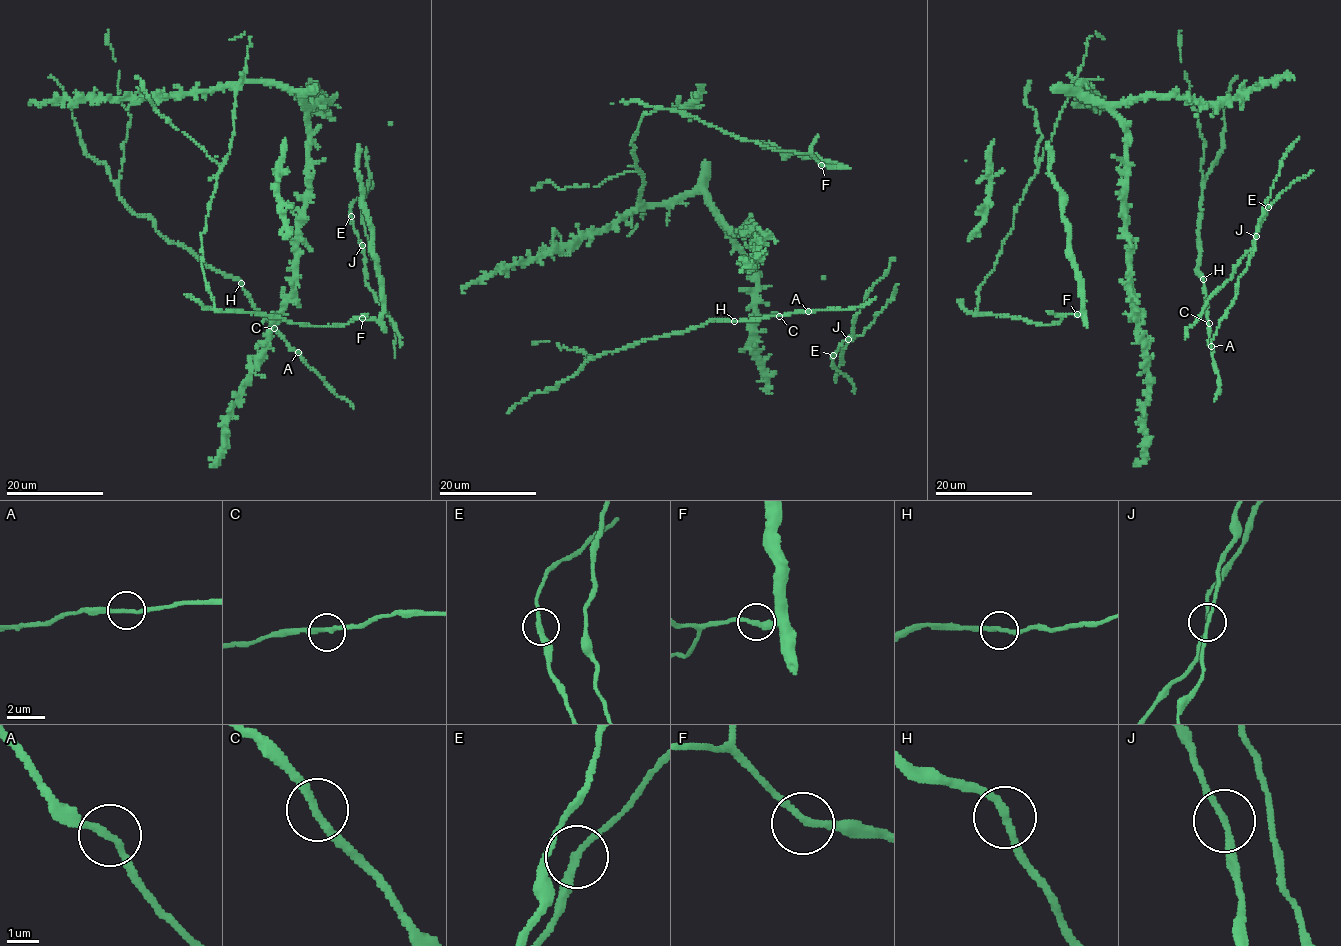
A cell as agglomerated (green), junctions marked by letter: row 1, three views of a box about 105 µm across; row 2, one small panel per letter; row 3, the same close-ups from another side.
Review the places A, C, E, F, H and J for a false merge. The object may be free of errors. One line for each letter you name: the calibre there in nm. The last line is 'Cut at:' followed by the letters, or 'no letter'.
Cut at: no letter

